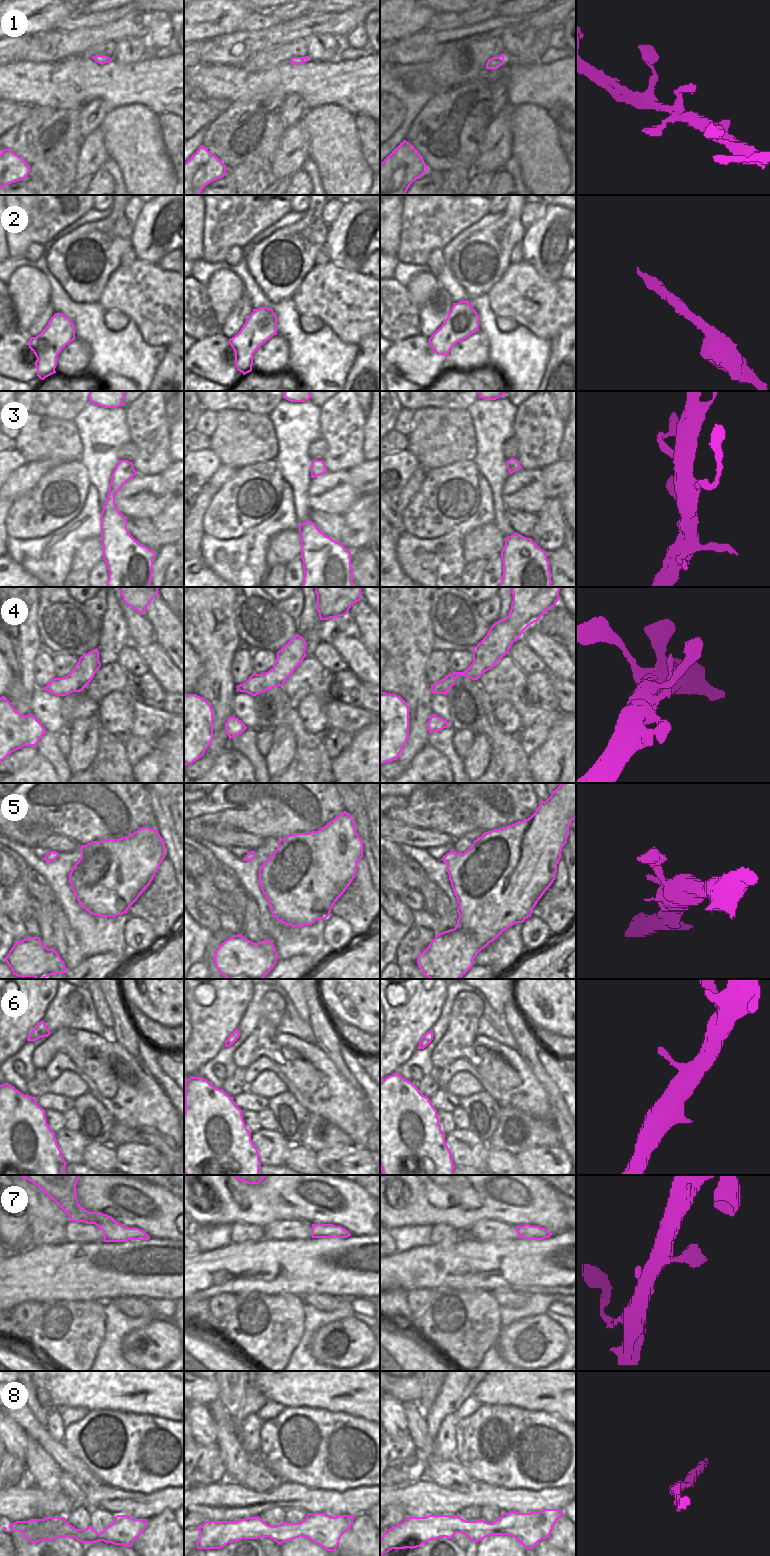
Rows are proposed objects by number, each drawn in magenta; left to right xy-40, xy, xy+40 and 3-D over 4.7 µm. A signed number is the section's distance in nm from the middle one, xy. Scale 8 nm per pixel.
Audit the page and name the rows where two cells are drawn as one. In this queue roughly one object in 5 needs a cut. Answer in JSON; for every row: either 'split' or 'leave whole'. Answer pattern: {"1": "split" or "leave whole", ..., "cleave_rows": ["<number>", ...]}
{"1": "leave whole", "2": "leave whole", "3": "leave whole", "4": "leave whole", "5": "leave whole", "6": "leave whole", "7": "leave whole", "8": "leave whole", "cleave_rows": []}

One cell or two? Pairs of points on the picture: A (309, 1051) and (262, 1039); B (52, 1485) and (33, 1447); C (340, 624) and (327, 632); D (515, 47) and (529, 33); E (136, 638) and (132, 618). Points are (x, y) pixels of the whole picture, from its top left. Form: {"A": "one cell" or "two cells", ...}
{"A": "two cells", "B": "one cell", "C": "one cell", "D": "one cell", "E": "one cell"}

